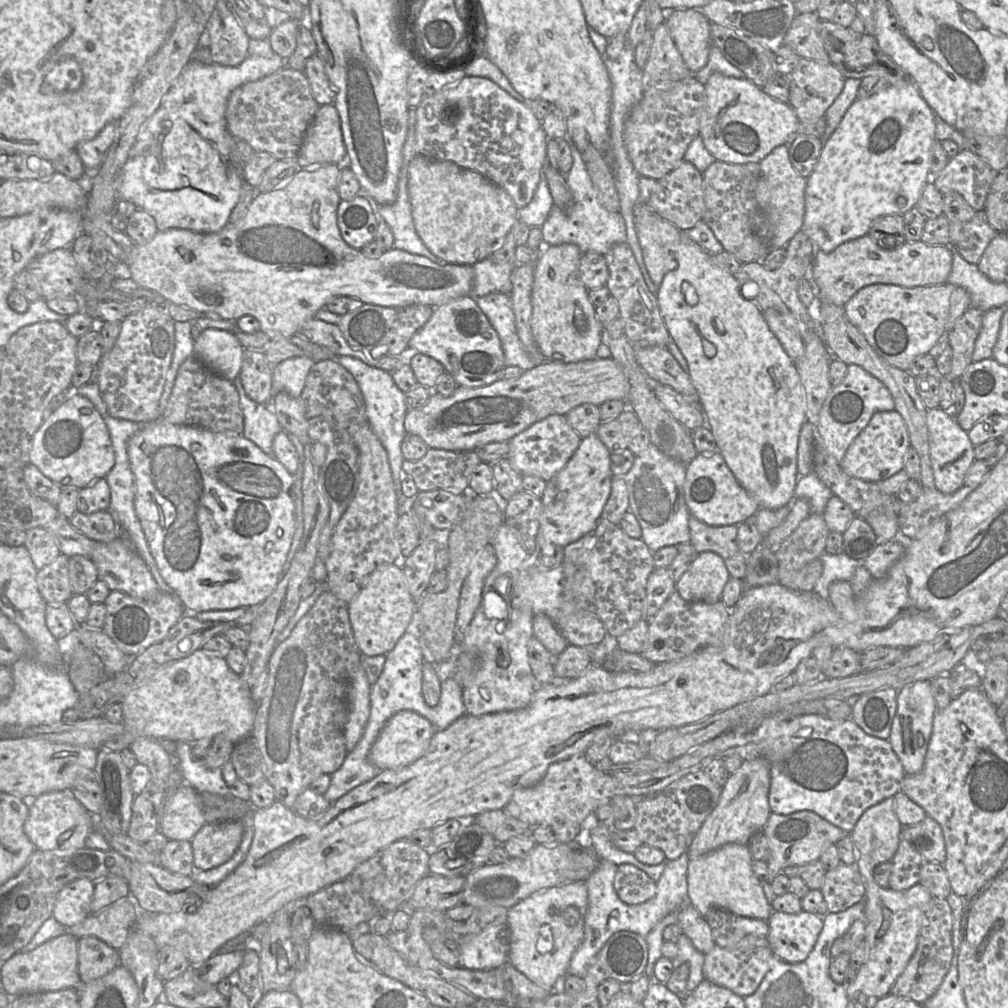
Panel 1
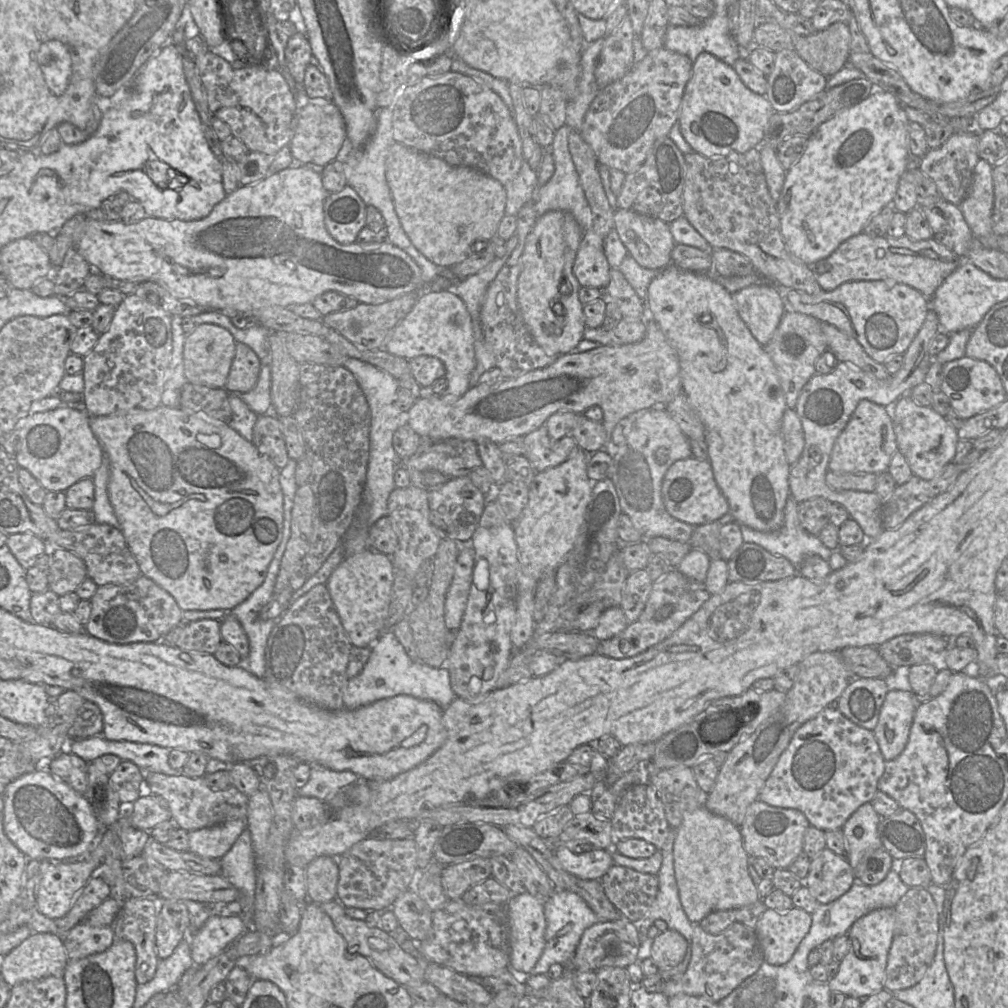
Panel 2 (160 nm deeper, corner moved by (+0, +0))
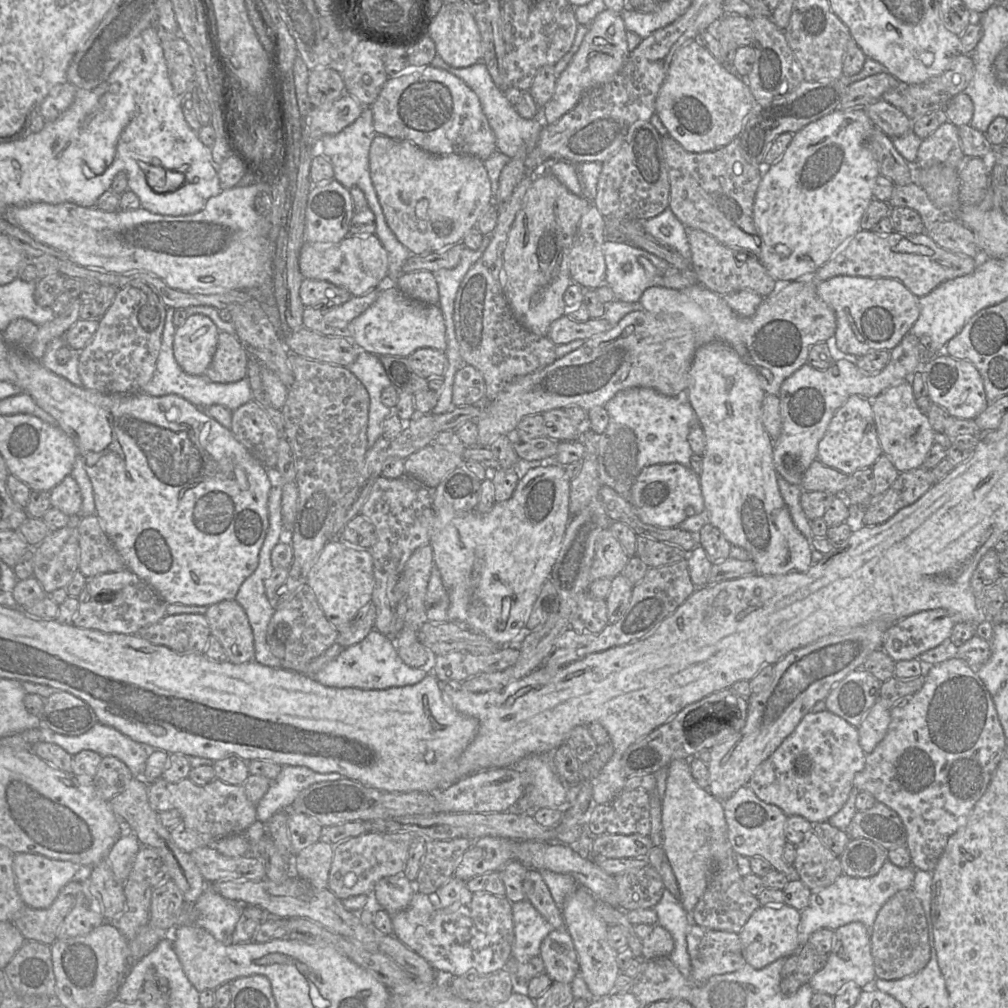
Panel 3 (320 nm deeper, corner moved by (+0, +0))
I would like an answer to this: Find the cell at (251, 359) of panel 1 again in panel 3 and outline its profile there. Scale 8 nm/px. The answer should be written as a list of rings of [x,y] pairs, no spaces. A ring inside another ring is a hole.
[[[220,331],[215,354],[204,372],[211,381],[232,383],[247,377],[249,354],[235,334]]]

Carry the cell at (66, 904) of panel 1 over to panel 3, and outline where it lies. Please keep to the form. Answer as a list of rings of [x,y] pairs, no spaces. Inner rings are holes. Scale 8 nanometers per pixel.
[[[18,853],[13,857],[17,890],[25,905],[47,909],[60,890],[83,869],[71,861],[55,860],[40,854]]]

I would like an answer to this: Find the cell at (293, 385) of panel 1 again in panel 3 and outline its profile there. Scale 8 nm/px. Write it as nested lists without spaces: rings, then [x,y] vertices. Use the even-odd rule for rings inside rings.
[[[166,307],[165,325],[162,333],[161,348],[156,362],[156,368],[150,381],[143,388],[143,393],[150,396],[164,396],[176,394],[195,406],[222,405],[231,411],[236,410],[243,404],[253,399],[249,378],[245,377],[240,381],[232,383],[218,383],[211,381],[204,375],[190,375],[178,365],[173,352],[173,342],[176,327],[173,324],[173,316],[176,309]]]

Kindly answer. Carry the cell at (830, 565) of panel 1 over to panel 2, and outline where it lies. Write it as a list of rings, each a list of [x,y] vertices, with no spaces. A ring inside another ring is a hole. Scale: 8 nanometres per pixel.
[[[790,495],[784,509],[783,525],[775,531],[758,531],[741,525],[745,543],[755,543],[770,553],[787,558],[797,569],[808,555],[818,555],[828,561],[834,550],[826,547],[819,536],[808,533],[800,524],[798,505]]]

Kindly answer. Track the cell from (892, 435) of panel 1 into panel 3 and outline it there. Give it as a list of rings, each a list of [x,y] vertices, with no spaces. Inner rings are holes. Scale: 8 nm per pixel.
[[[859,395],[849,396],[834,414],[823,438],[819,441],[817,460],[850,475],[860,469],[872,467],[882,454],[871,400]]]

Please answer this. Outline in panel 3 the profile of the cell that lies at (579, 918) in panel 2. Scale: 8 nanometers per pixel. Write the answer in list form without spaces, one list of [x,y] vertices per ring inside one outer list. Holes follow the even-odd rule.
[[[528,899],[512,904],[512,916],[514,941],[511,956],[517,963],[526,963],[539,956],[542,941],[554,928]]]

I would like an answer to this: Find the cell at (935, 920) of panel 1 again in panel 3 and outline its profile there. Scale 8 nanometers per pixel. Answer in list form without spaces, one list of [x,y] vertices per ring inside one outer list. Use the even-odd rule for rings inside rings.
[[[912,889],[899,891],[880,909],[871,933],[871,954],[876,978],[898,980],[921,971],[930,960],[928,924]]]

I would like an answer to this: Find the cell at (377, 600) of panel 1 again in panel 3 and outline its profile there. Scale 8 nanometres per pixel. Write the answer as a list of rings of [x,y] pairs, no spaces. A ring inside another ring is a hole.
[[[332,539],[324,546],[316,563],[309,571],[306,583],[312,588],[326,619],[337,631],[343,631],[371,603],[374,587],[372,556],[368,550],[356,549],[354,546]]]

